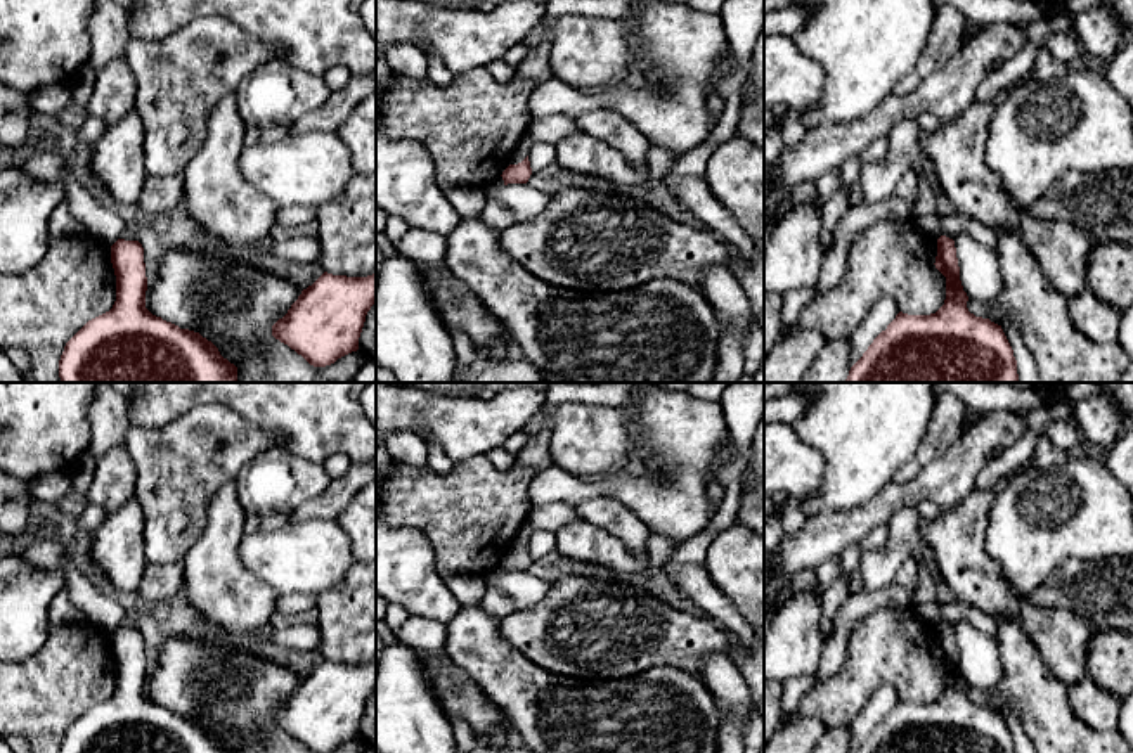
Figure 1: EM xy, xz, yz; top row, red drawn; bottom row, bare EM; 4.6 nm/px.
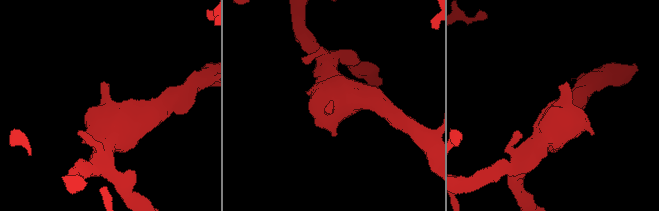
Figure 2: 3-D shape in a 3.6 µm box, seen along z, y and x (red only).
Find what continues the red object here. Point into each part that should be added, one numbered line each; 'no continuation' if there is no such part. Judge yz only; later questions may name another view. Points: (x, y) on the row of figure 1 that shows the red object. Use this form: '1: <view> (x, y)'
no continuation

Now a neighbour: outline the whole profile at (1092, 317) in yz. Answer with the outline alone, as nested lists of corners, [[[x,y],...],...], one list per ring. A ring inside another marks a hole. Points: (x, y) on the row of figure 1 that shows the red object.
[[[1088,287],[1069,299],[1074,327],[1097,344],[1117,341],[1121,312],[1098,299]]]

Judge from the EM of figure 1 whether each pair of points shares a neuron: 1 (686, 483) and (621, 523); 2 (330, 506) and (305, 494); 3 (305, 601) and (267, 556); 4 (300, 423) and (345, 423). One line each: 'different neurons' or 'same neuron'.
1: different neurons
2: different neurons
3: different neurons
4: same neuron

